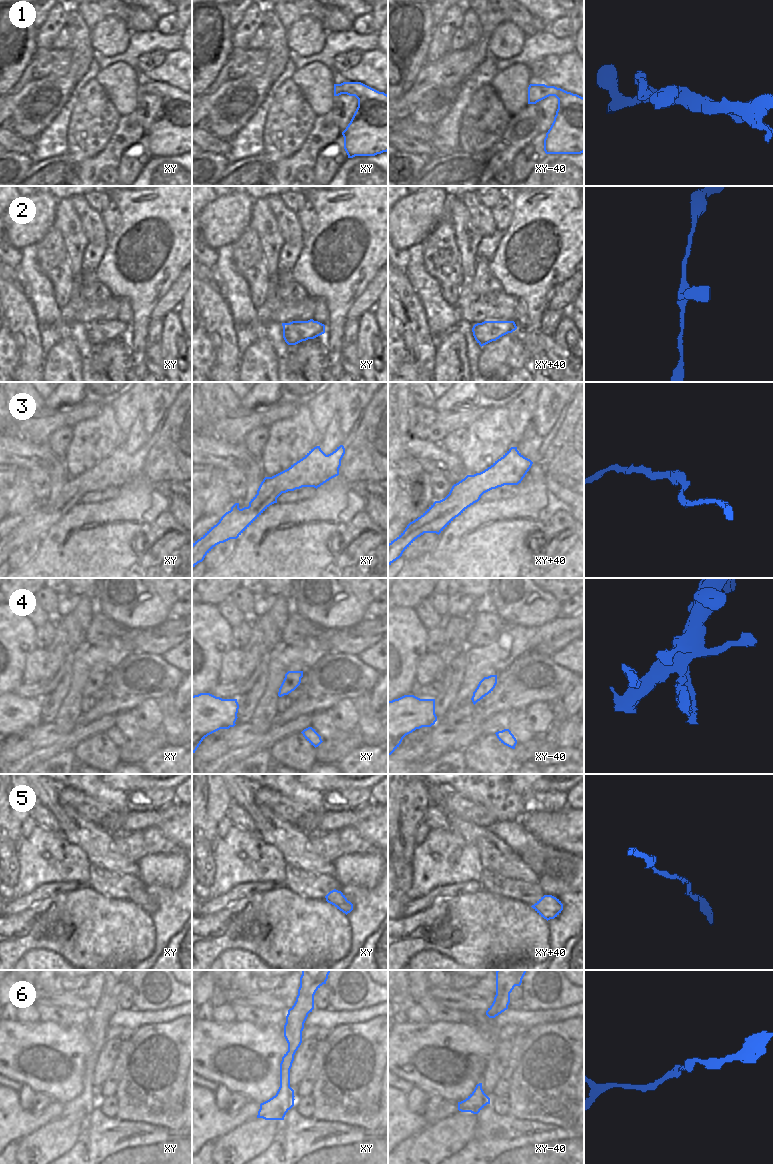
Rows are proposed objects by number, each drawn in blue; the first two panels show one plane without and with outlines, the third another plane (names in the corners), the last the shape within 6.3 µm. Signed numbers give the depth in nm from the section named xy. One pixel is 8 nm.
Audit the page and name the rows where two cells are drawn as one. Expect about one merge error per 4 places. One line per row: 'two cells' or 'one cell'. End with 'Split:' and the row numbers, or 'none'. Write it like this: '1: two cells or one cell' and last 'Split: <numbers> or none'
1: one cell
2: one cell
3: one cell
4: two cells
5: one cell
6: one cell
Split: 4

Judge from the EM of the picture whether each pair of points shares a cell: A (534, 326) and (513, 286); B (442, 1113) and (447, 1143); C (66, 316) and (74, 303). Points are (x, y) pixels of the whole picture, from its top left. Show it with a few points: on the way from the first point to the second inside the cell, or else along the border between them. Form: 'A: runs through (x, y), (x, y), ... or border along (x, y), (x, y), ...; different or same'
A: runs through (534, 316), (534, 305), (523, 294); same
B: border along (458, 1110), (452, 1115), (434, 1122); different
C: runs through (67, 313), (72, 306); same

